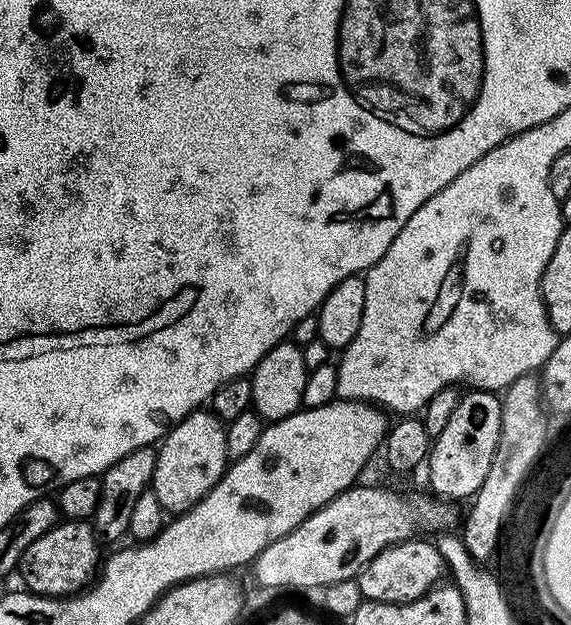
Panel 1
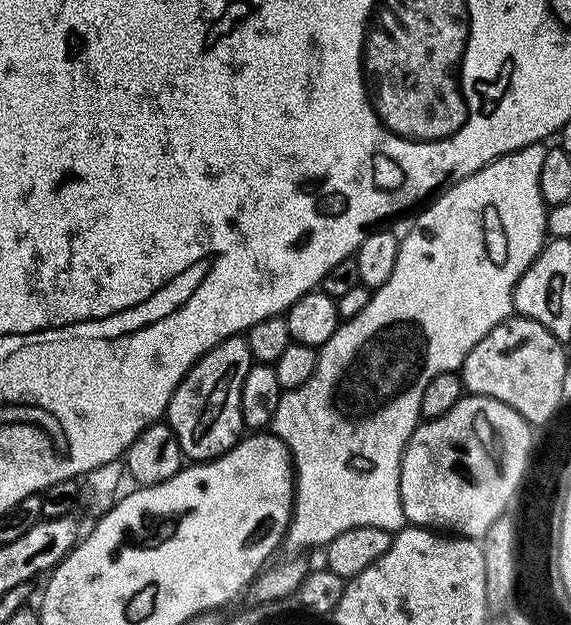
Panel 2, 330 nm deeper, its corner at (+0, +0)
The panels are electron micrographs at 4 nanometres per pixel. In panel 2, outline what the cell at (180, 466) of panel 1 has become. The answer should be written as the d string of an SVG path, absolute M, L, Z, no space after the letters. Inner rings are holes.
M243 335L228 336L196 361L174 390L168 403L166 422L174 430L185 457L192 462L217 460L229 452L245 431L240 413L242 382L254 361Z

